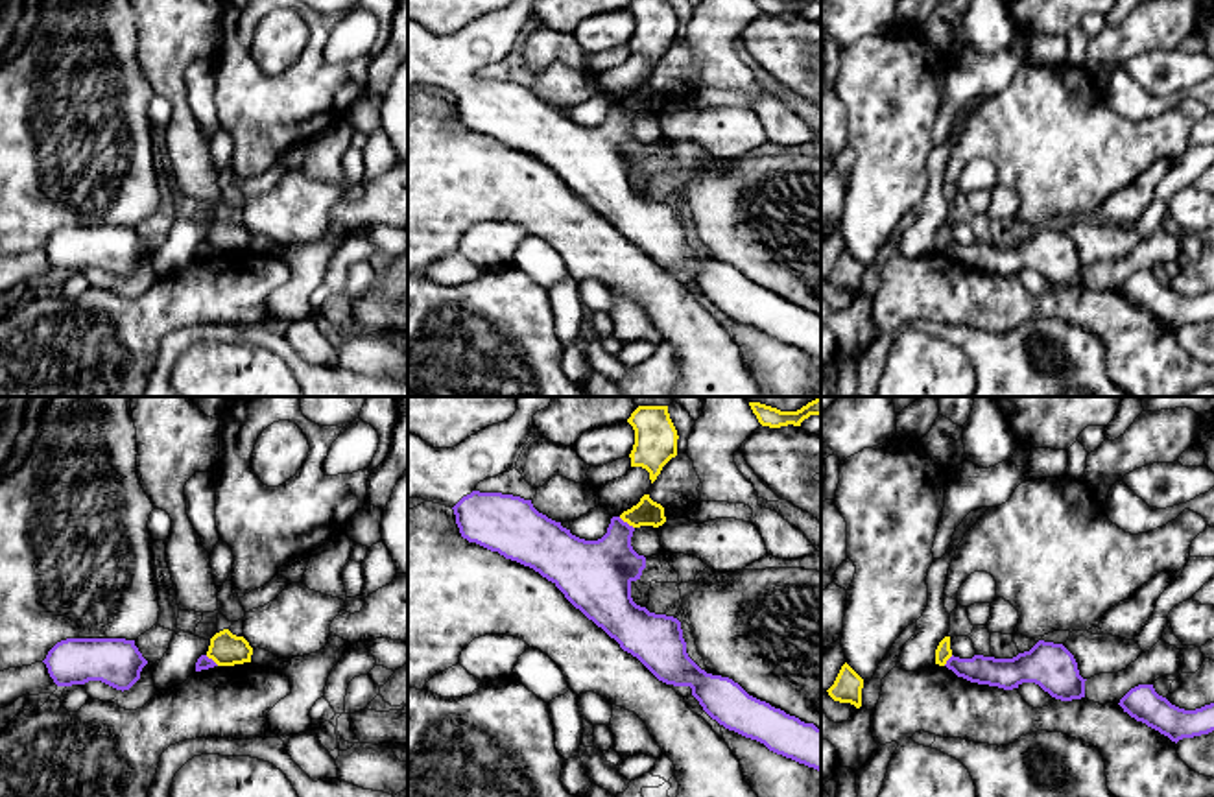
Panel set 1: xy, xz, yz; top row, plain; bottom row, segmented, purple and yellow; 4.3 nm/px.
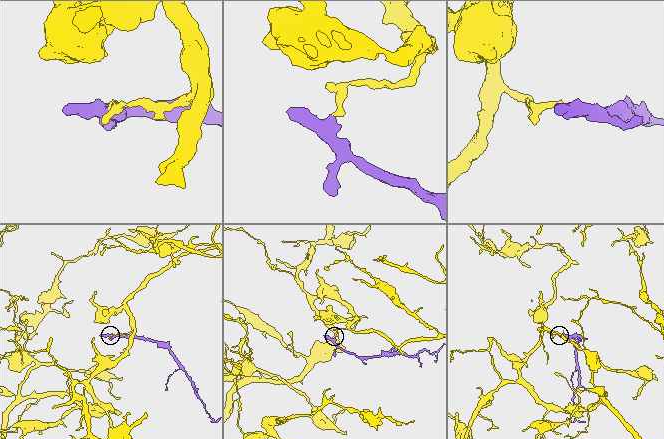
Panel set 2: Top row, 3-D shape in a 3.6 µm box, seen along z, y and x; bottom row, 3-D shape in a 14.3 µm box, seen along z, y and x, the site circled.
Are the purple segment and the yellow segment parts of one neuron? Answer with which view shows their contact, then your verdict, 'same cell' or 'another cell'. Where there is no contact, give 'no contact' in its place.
xz | another cell

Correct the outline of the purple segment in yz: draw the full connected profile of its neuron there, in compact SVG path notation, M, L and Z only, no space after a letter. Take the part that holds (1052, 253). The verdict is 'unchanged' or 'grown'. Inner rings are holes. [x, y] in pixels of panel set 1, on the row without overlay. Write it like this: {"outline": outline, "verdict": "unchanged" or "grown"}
{"outline": "M1039 227L1030 238L1013 245L952 242L945 253L958 264L978 271L1013 277L1022 269L1035 269L1061 288L1085 284L1087 266L1079 262L1074 242L1063 231Z", "verdict": "unchanged"}

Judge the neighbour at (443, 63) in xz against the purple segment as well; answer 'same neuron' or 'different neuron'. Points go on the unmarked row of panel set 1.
same neuron

